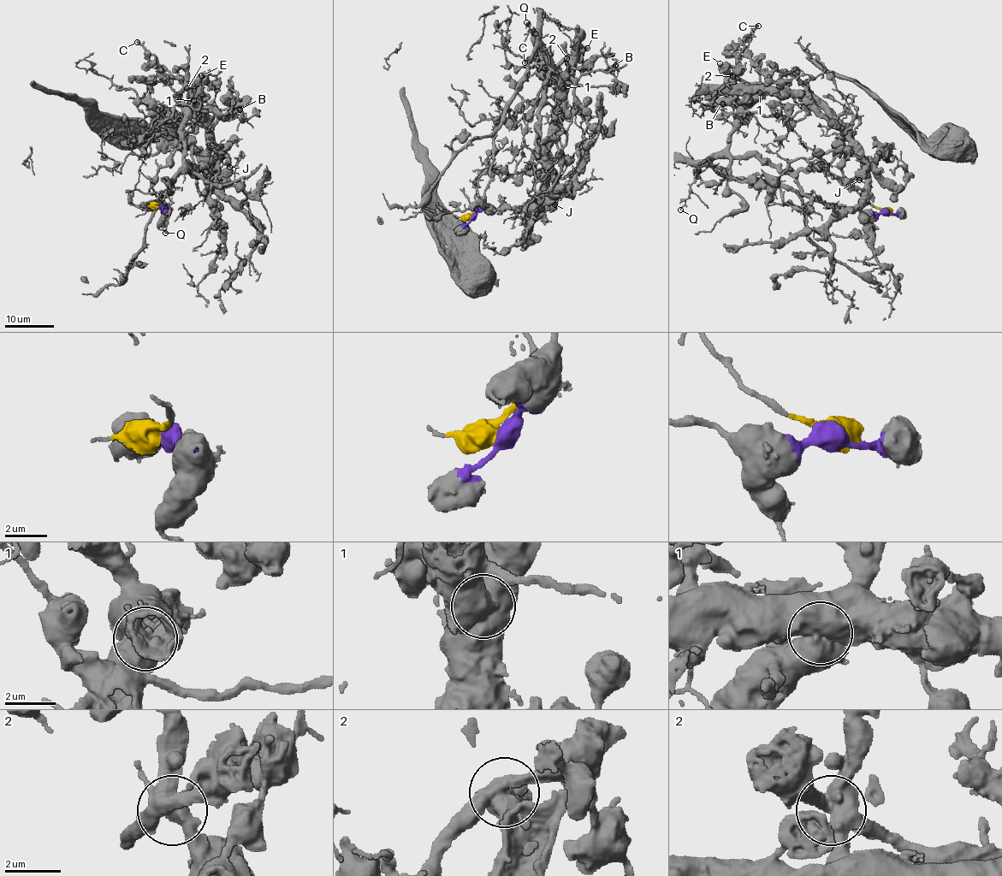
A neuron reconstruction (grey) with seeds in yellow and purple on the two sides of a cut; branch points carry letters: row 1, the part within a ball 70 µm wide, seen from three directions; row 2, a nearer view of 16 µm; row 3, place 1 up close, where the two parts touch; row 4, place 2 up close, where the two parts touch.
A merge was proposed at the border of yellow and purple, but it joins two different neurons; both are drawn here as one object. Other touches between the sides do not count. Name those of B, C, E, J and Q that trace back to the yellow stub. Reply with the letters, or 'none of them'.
B, C, J

